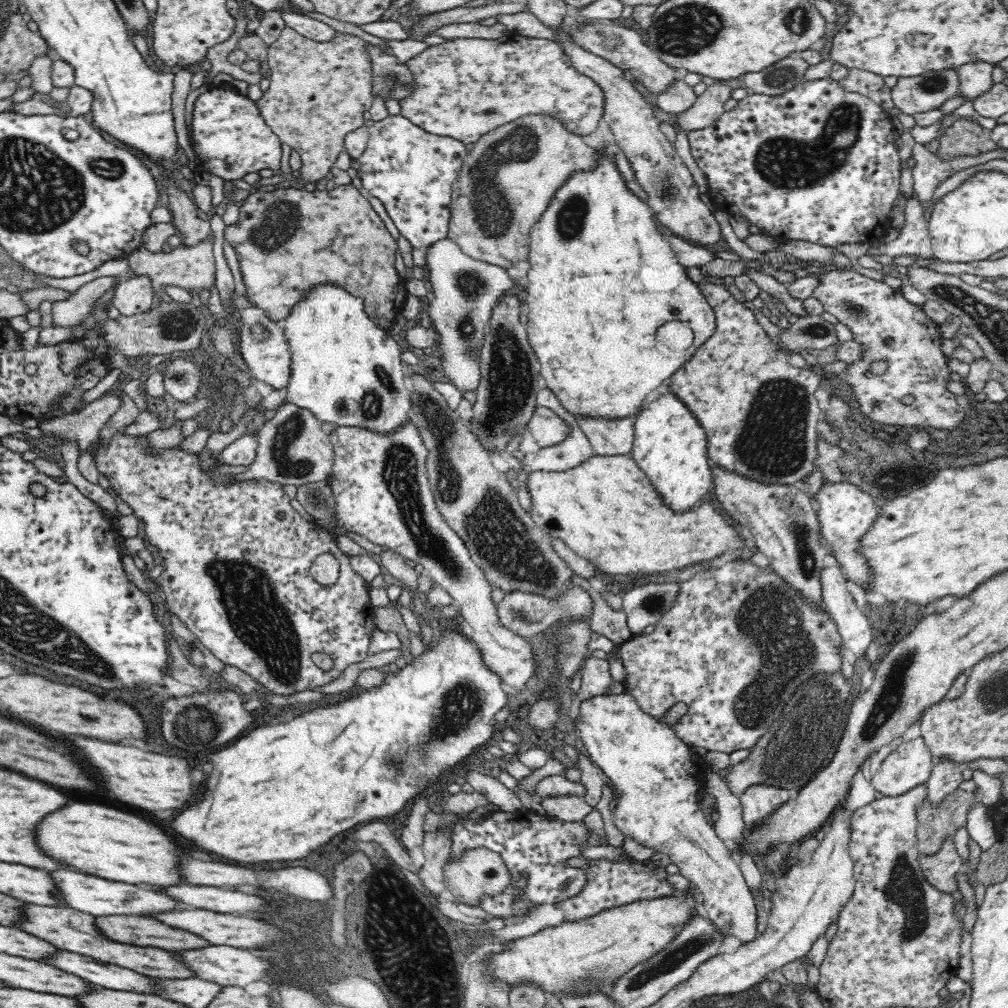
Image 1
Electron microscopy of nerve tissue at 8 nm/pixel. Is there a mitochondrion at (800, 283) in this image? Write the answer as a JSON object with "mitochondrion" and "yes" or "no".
{"mitochondrion":"no"}

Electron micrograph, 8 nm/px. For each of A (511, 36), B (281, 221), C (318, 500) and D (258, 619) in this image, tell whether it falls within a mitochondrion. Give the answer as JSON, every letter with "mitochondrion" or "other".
{"A":"other","B":"mitochondrion","C":"mitochondrion","D":"mitochondrion"}

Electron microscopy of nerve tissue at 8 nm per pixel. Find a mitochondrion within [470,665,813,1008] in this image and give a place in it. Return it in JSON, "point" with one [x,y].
{"point":[672,960]}

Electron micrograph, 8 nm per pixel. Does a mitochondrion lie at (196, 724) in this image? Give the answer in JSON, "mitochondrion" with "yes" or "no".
{"mitochondrion":"yes"}

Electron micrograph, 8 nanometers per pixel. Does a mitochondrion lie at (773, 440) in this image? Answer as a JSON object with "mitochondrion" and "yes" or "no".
{"mitochondrion":"yes"}

